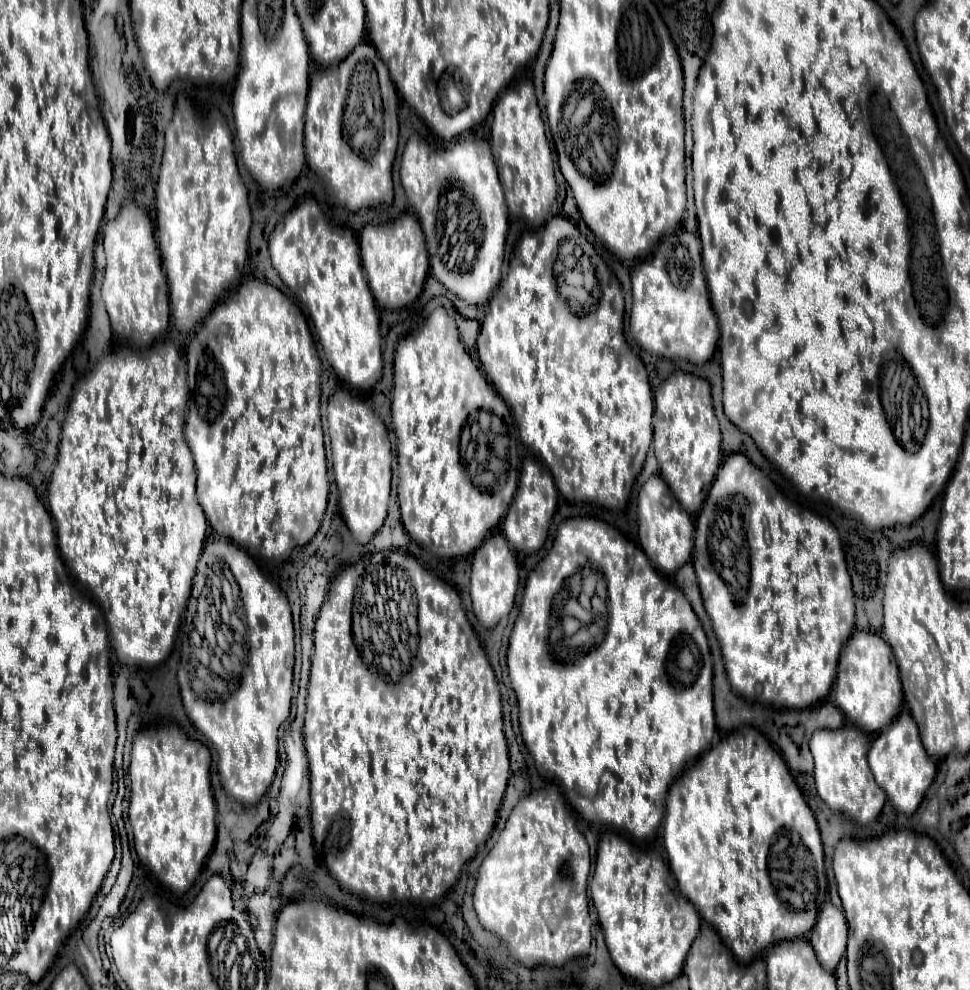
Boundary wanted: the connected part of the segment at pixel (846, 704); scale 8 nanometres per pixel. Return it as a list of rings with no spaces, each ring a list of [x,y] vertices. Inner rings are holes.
[[[860,629],[852,633],[840,655],[834,697],[836,707],[844,713],[844,717],[856,727],[862,727],[870,733],[884,729],[884,725],[890,725],[892,717],[896,717],[902,705],[900,671],[890,645],[878,633]]]

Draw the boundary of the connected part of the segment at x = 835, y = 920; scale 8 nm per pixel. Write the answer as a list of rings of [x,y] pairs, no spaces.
[[[830,901],[822,905],[816,925],[810,931],[812,947],[820,957],[824,969],[834,971],[840,957],[846,951],[846,937],[848,937],[848,921],[842,909],[834,907]]]

